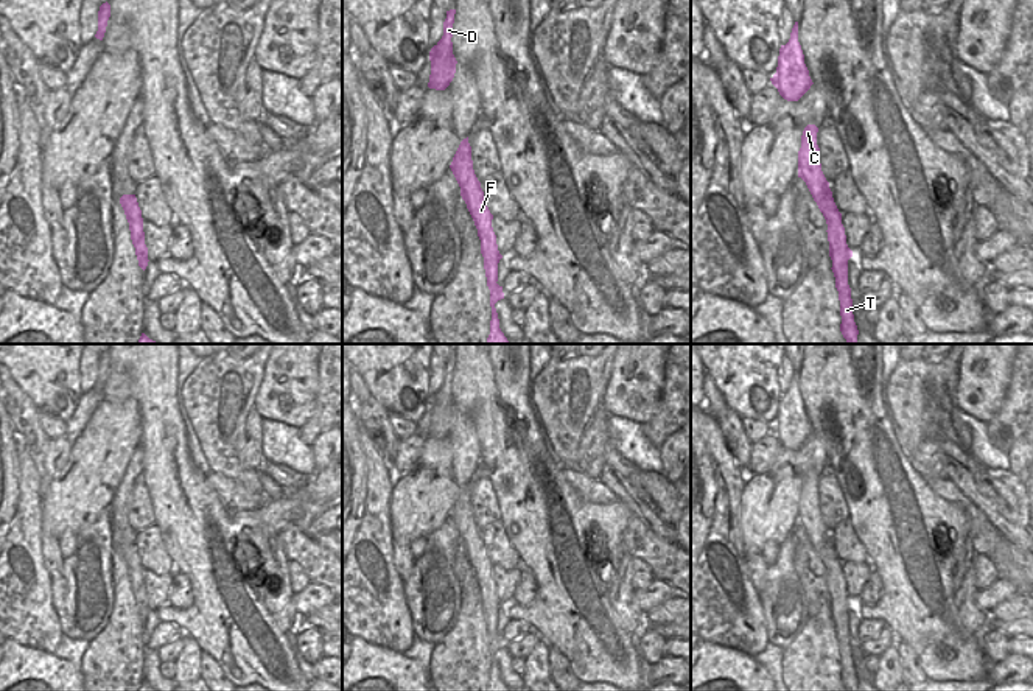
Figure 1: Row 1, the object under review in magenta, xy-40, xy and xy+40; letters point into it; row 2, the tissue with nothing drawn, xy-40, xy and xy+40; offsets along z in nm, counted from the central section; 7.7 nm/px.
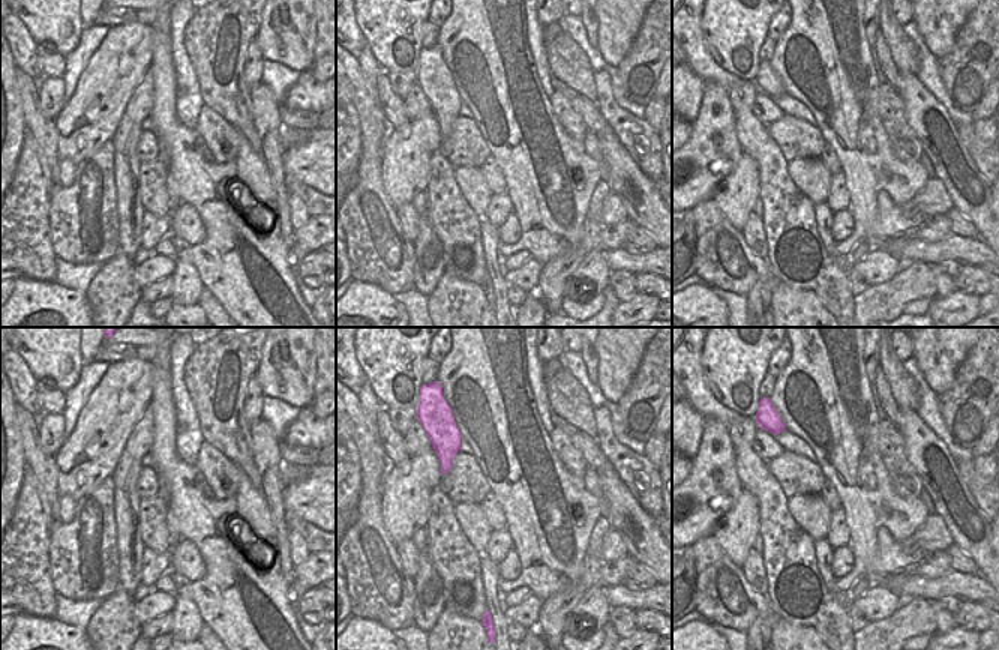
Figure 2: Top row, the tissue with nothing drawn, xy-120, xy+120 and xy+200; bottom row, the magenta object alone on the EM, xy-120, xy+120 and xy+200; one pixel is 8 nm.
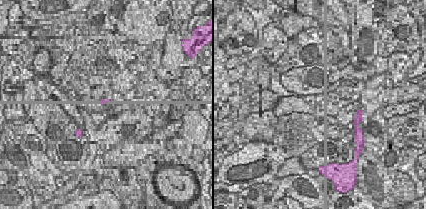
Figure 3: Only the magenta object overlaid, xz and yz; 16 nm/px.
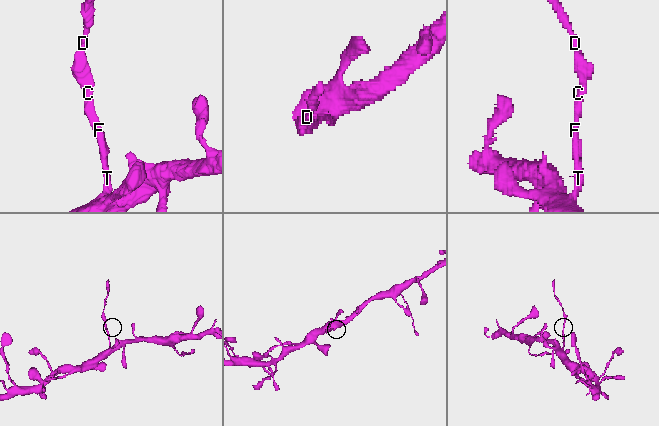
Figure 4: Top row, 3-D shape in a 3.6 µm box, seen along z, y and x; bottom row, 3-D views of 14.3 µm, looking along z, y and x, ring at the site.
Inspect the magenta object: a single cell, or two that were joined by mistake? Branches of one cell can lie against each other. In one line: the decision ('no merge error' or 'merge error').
merge error

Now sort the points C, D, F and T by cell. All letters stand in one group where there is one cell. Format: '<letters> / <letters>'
C D F / T

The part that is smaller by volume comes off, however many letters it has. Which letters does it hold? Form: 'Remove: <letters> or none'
Remove: C, D, F

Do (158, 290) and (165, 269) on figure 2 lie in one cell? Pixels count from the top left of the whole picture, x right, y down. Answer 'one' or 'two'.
two

